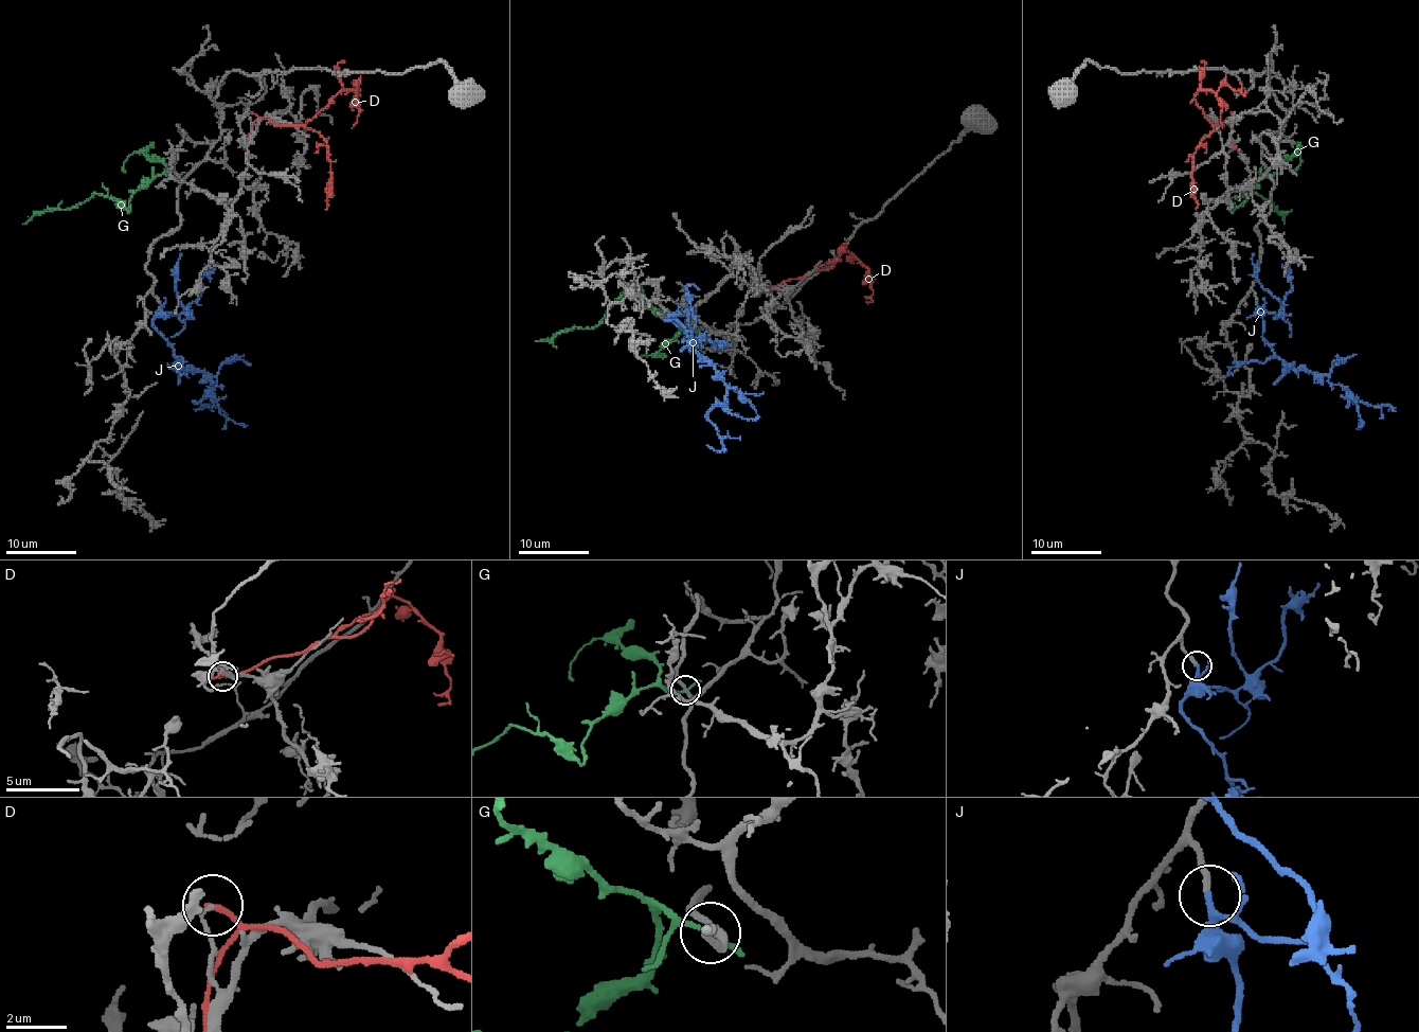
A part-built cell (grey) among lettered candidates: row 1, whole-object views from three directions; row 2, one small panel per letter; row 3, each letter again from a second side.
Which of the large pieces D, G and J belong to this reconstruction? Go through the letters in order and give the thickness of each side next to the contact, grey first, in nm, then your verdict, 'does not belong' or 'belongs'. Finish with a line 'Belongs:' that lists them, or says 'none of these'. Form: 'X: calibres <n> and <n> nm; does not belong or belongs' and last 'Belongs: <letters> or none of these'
D: calibres 110 and 170 nm; does not belong
G: calibres 200 and 140 nm; does not belong
J: calibres 240 and 170 nm; belongs
Belongs: J

